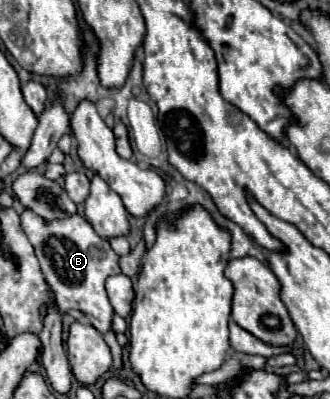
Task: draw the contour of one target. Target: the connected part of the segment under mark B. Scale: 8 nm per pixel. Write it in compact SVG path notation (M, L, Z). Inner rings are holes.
M24 211L20 219L26 237L36 249L44 279L54 291L56 305L64 313L70 309L82 311L100 333L112 331L114 309L110 305L104 283L110 275L120 273L120 257L114 253L110 243L106 239L100 239L92 225L80 215L72 215L72 219L64 219L64 223L40 223L40 219L32 215L32 211Z

